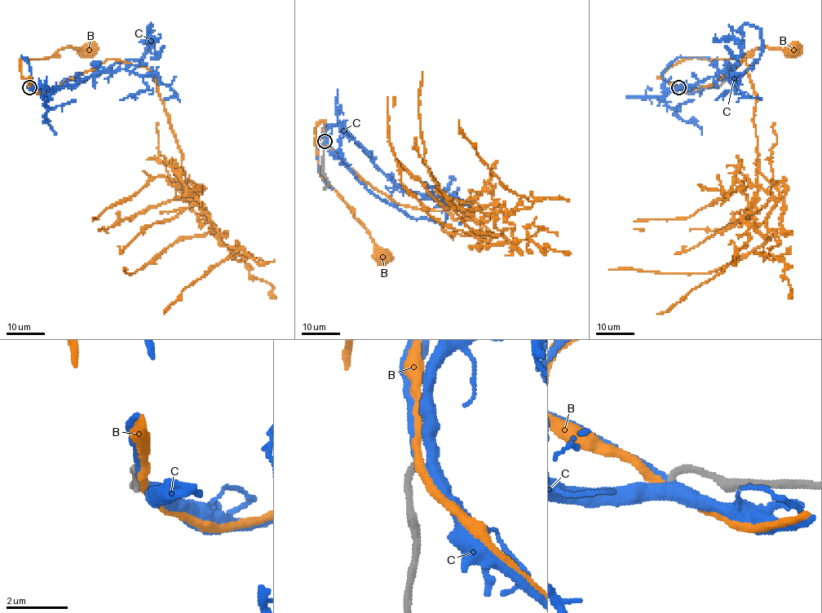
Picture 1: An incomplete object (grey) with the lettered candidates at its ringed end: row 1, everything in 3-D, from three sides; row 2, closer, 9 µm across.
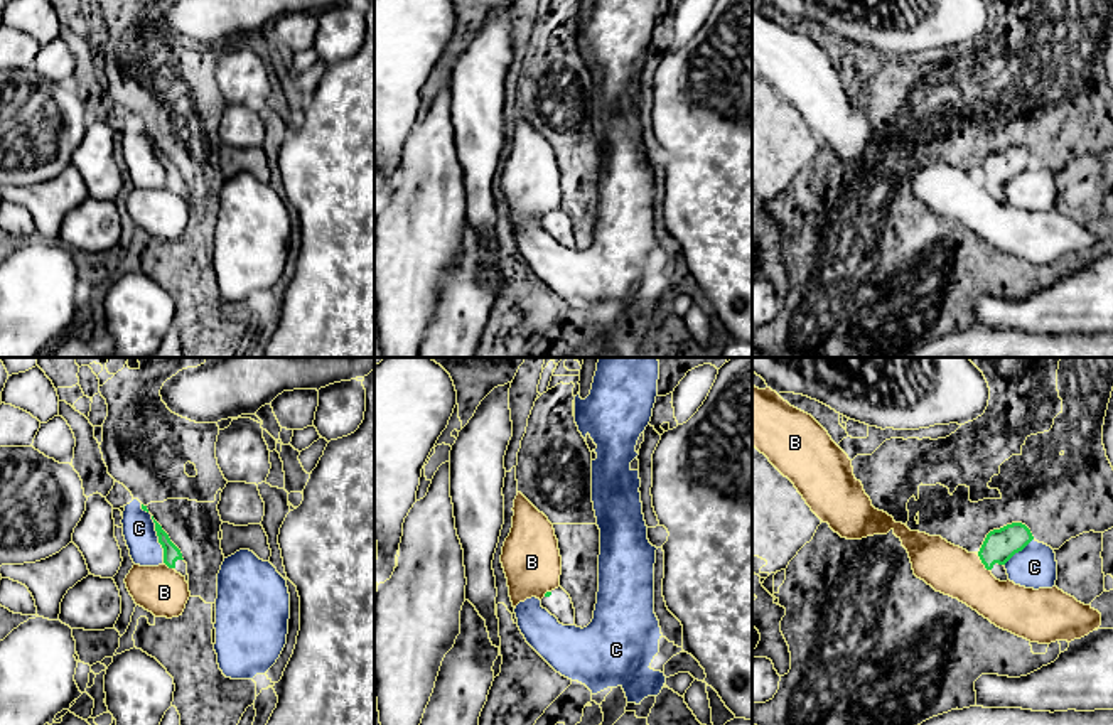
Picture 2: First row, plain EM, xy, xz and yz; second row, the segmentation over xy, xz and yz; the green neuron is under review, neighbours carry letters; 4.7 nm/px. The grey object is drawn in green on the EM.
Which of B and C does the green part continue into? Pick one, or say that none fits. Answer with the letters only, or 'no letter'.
no letter

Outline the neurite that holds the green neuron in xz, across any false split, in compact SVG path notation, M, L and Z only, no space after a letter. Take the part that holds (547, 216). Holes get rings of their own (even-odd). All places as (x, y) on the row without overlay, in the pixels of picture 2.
M562 211L546 214L541 229L558 241L563 248L575 248L575 231L570 218Z

